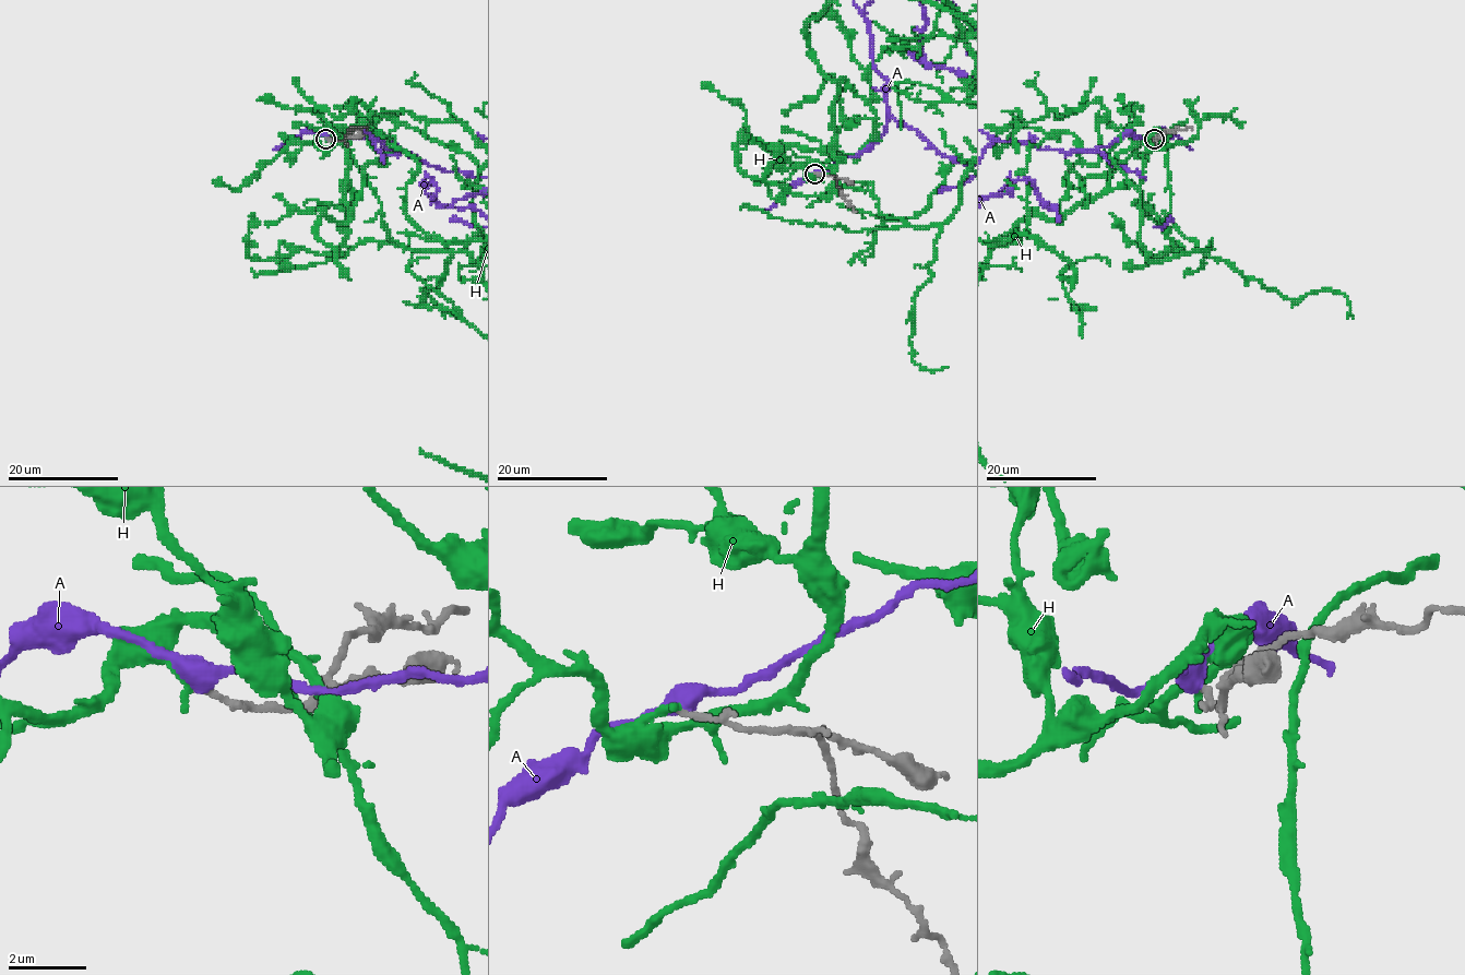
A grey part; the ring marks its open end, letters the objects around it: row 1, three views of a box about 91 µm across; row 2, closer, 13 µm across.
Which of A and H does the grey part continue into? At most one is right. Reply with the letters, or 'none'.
none

